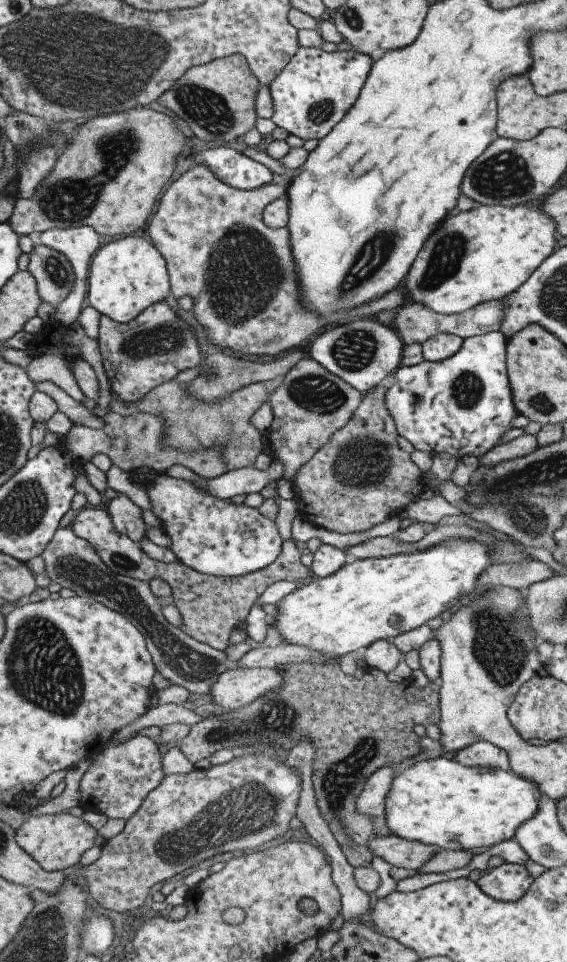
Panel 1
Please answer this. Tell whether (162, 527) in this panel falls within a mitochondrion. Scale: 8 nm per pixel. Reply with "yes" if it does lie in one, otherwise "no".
no

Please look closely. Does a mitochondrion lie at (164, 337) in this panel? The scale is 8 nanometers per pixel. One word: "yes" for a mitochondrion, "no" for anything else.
yes

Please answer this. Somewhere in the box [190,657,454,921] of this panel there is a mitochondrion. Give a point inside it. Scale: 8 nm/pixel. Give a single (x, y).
(274, 722)

